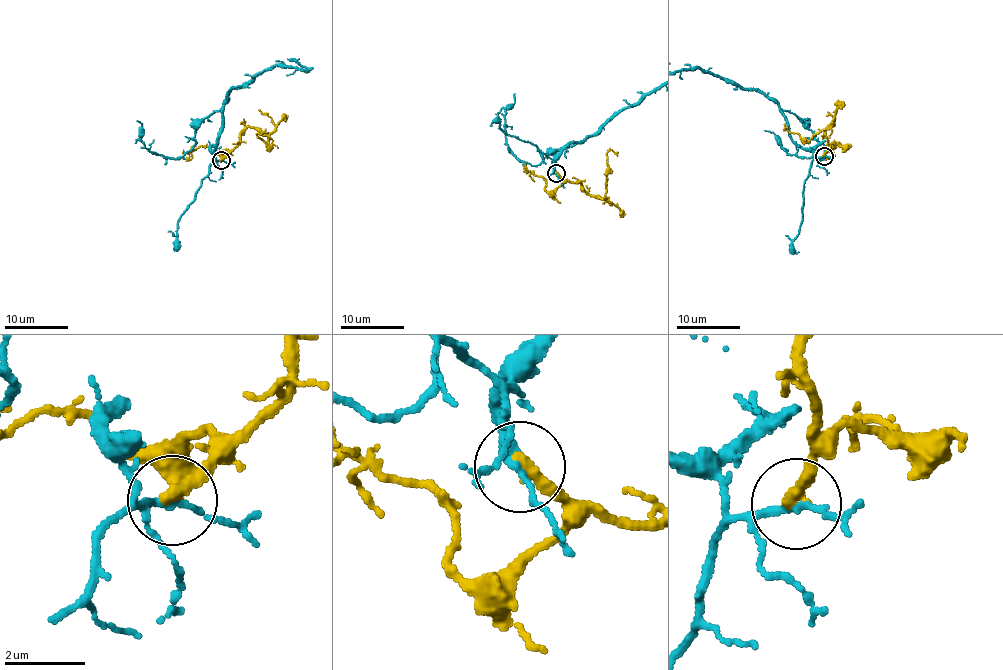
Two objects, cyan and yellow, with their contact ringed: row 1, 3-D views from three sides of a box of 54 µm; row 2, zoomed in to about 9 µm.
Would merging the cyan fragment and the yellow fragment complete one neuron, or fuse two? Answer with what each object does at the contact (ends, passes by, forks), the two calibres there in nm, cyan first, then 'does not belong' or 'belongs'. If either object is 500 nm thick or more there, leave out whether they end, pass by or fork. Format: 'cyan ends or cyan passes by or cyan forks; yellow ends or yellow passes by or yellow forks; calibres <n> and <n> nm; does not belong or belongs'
cyan passes by; yellow ends; calibres 160 and 360 nm; does not belong

